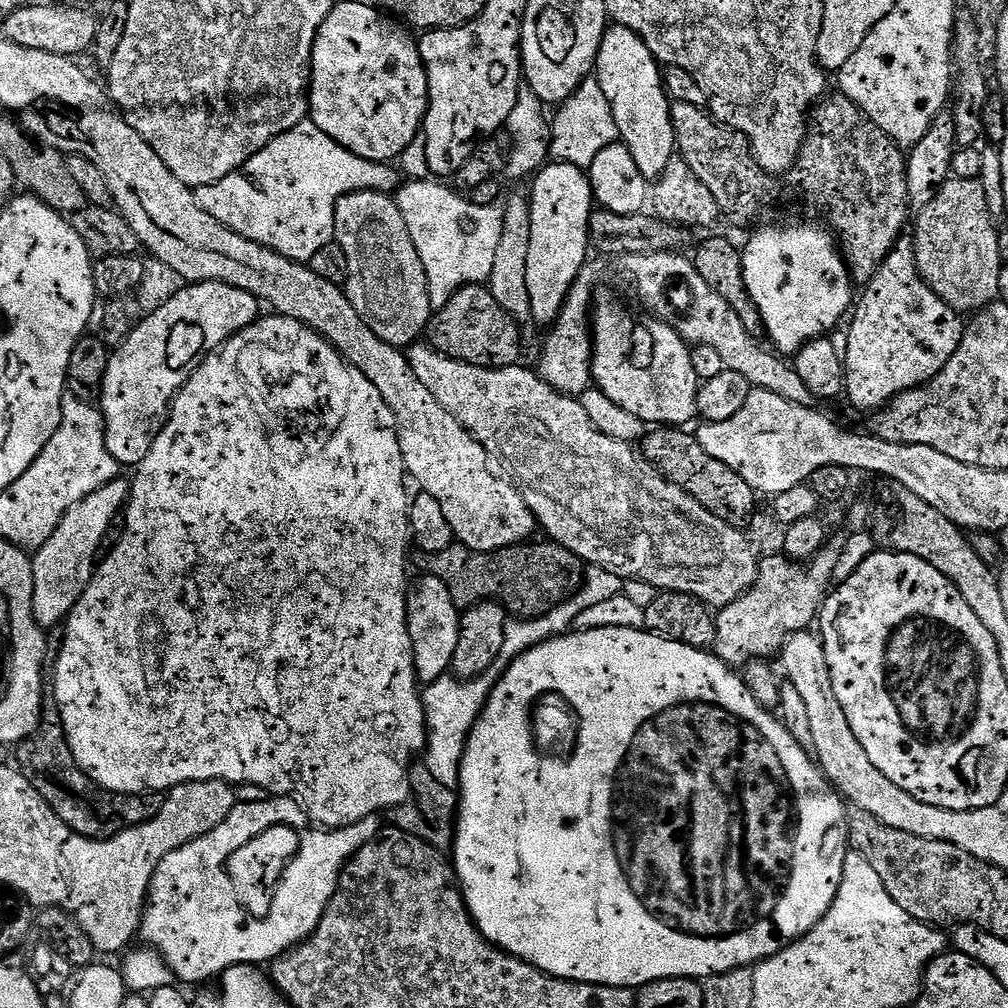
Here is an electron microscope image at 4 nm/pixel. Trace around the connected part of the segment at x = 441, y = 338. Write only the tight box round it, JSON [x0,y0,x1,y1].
[426,284,521,368]

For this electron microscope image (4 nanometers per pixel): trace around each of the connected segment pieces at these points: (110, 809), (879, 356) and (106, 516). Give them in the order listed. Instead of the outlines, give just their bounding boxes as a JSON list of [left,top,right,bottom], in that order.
[[14,698,164,840],[844,242,966,414],[32,478,129,630]]

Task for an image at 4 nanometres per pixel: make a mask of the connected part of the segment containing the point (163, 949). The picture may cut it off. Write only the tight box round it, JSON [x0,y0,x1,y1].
[138,820,366,985]

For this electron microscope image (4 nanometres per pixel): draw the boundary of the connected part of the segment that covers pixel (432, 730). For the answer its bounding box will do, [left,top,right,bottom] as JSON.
[423,567,624,788]

